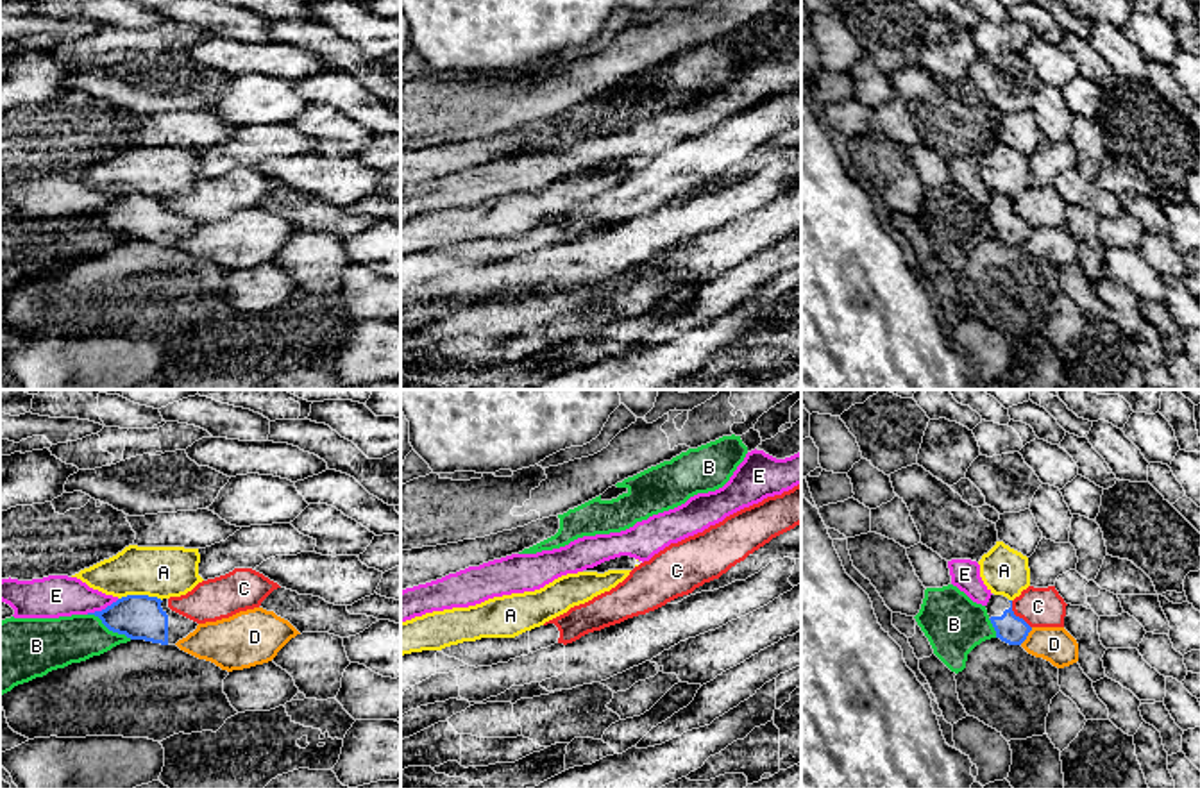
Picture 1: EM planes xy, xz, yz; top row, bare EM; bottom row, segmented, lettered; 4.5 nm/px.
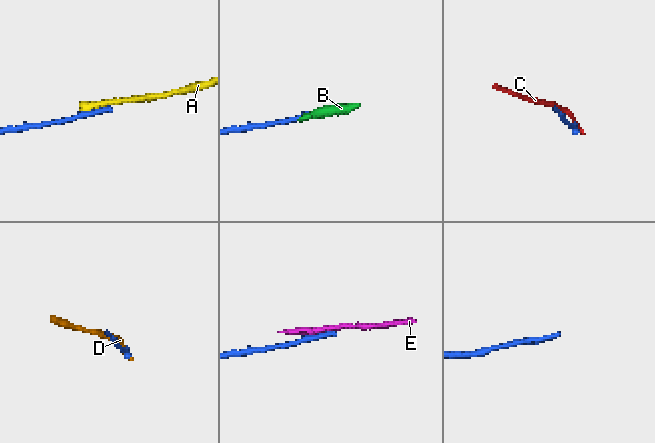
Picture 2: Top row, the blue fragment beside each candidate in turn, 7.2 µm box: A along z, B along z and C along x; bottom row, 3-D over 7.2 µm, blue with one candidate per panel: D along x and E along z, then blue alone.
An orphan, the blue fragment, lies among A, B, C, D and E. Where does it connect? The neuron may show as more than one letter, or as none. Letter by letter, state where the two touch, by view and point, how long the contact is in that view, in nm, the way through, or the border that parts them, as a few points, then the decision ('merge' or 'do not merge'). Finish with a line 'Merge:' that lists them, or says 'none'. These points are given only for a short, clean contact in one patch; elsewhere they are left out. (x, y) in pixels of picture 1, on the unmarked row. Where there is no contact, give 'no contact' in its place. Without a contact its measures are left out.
A: contact xy (140, 195); length 200 nm; do not merge
B: contact xy (109, 229); length 240 nm; do not merge
C: contact yz (1014, 215); length 160 nm; do not merge
D: contact yz (1027, 234); length 100 nm; do not merge
E: contact xy (102, 209); length 170 nm; do not merge
Merge: none

